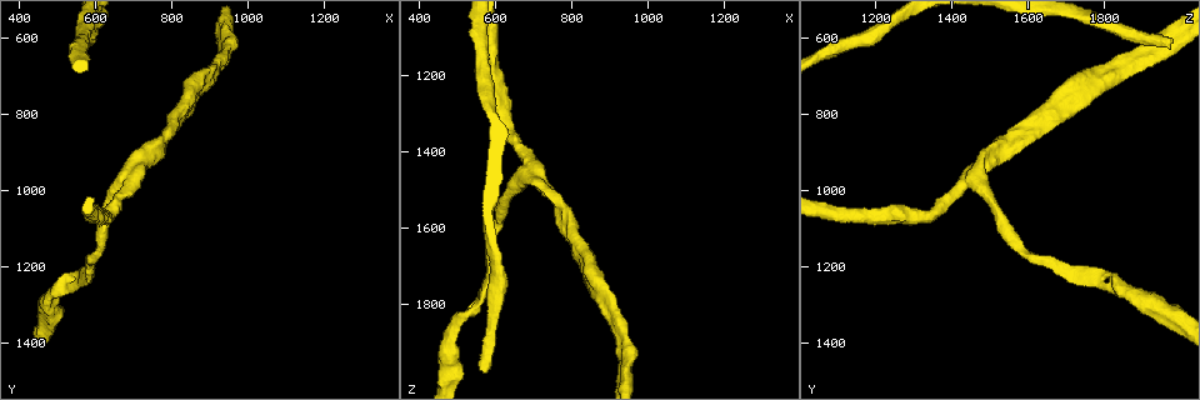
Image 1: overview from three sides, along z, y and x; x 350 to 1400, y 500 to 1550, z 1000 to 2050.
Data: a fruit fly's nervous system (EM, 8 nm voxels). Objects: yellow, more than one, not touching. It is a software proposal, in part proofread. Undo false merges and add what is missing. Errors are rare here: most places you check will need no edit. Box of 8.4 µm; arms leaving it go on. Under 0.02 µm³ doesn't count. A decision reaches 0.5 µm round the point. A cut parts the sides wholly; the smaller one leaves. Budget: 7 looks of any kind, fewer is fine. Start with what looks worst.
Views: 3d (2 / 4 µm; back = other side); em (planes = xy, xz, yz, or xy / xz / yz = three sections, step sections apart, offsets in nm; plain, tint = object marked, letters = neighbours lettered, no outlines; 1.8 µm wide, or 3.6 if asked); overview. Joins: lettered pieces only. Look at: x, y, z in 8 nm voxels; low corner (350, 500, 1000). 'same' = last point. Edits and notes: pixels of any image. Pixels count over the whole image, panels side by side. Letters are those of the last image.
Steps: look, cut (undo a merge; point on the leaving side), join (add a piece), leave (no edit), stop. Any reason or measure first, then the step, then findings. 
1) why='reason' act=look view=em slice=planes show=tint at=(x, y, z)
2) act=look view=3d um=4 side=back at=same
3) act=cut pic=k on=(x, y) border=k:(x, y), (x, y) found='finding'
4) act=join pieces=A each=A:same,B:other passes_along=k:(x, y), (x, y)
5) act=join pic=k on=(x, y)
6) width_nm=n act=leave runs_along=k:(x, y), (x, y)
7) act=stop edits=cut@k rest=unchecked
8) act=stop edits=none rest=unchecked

why='long arm stops here' act=look view=em slice=planes show=letters at=(565, 625, 1965)

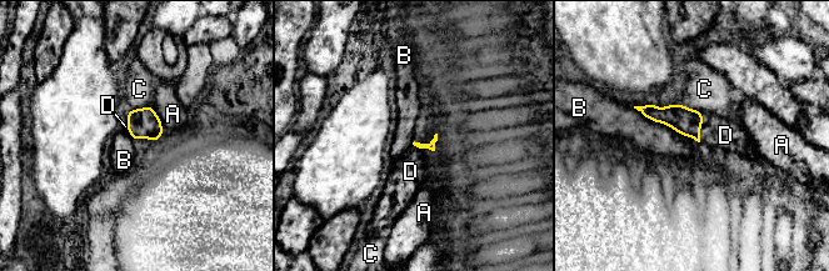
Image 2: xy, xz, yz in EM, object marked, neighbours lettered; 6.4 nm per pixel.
act=join pieces=D each=A:other,B:other,C:other,D:same passes_along=2:(685, 121), (700, 126), (725, 135) found='the cell continues'

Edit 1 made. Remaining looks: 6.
why='redraw' act=look view=overview

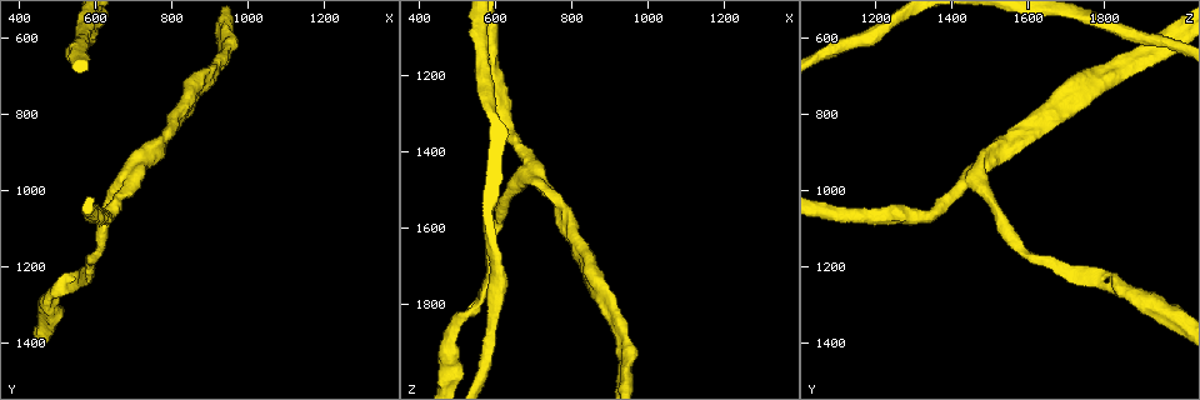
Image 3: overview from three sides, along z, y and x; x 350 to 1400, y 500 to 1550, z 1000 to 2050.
why='three arms meet' act=look view=em slice=xz step=4 show=tint at=(675, 965, 1460)

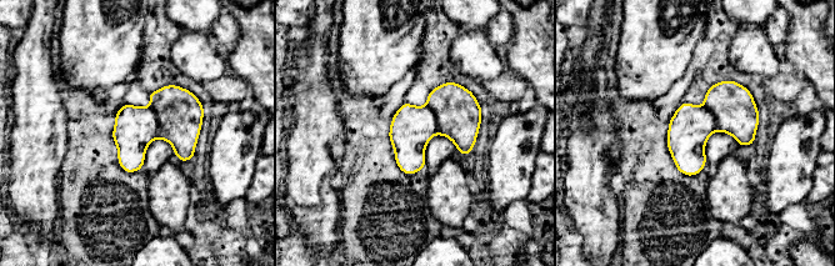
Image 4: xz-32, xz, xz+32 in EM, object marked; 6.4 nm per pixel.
act=look view=em slice=yz step=16 show=letters at=same

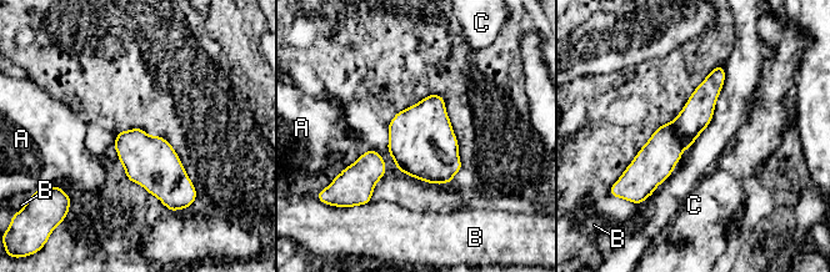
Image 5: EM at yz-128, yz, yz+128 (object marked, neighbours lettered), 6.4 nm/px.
width_nm=180 act=leave each=A:other,B:other,C:other runs_along=5:(721, 70), (649, 169), (649, 191) found='one cell here'

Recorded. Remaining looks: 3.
act=stop edits=join@2 rest=unchecked

